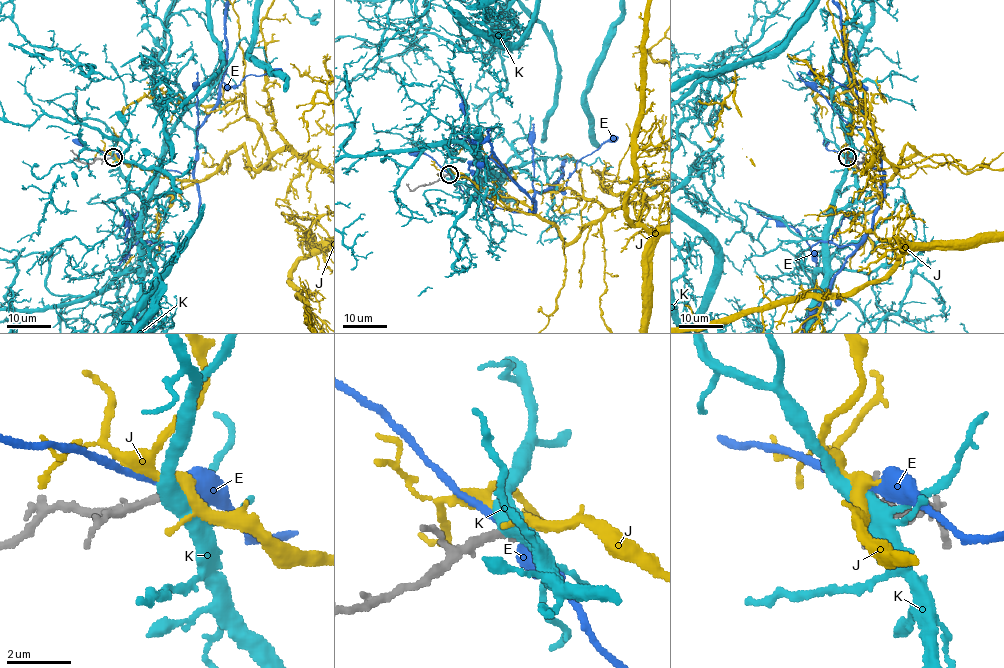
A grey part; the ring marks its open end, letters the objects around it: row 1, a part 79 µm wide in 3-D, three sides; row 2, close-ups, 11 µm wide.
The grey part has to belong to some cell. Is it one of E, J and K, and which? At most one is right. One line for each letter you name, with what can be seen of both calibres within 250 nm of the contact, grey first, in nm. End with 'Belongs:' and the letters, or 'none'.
K: 300 nm thick on the grey side, 500 nm on the other
Belongs: K

